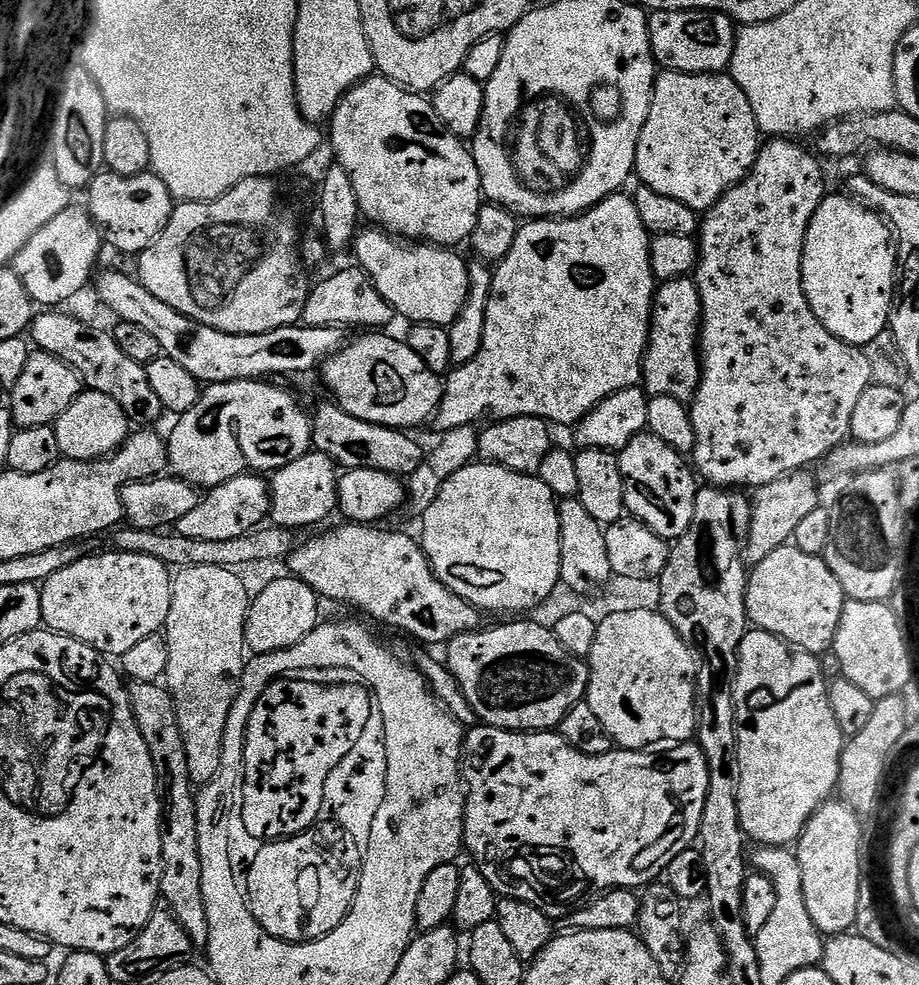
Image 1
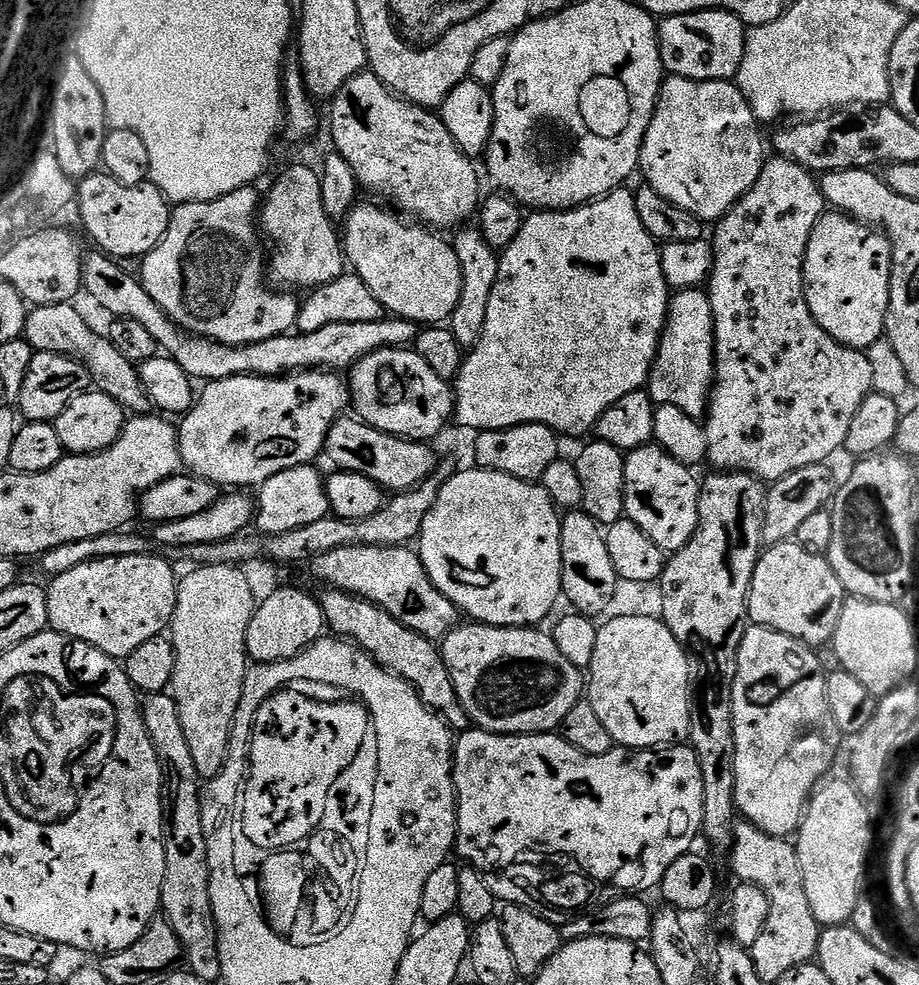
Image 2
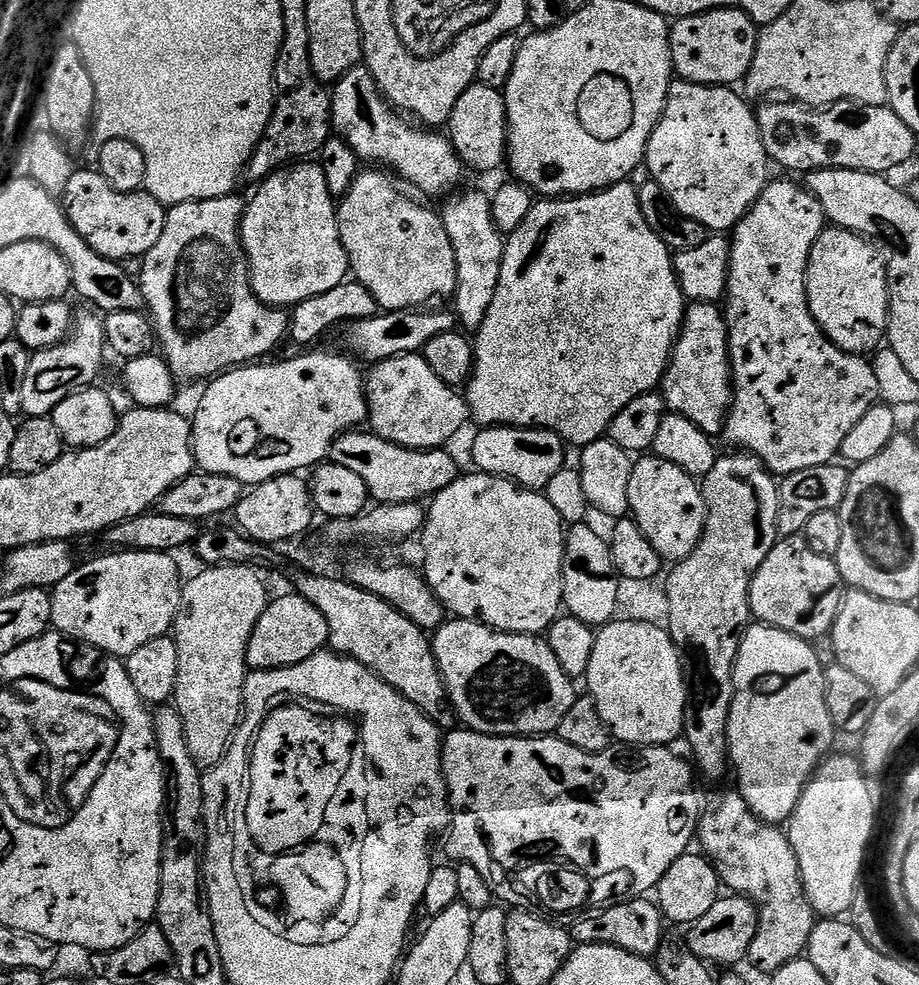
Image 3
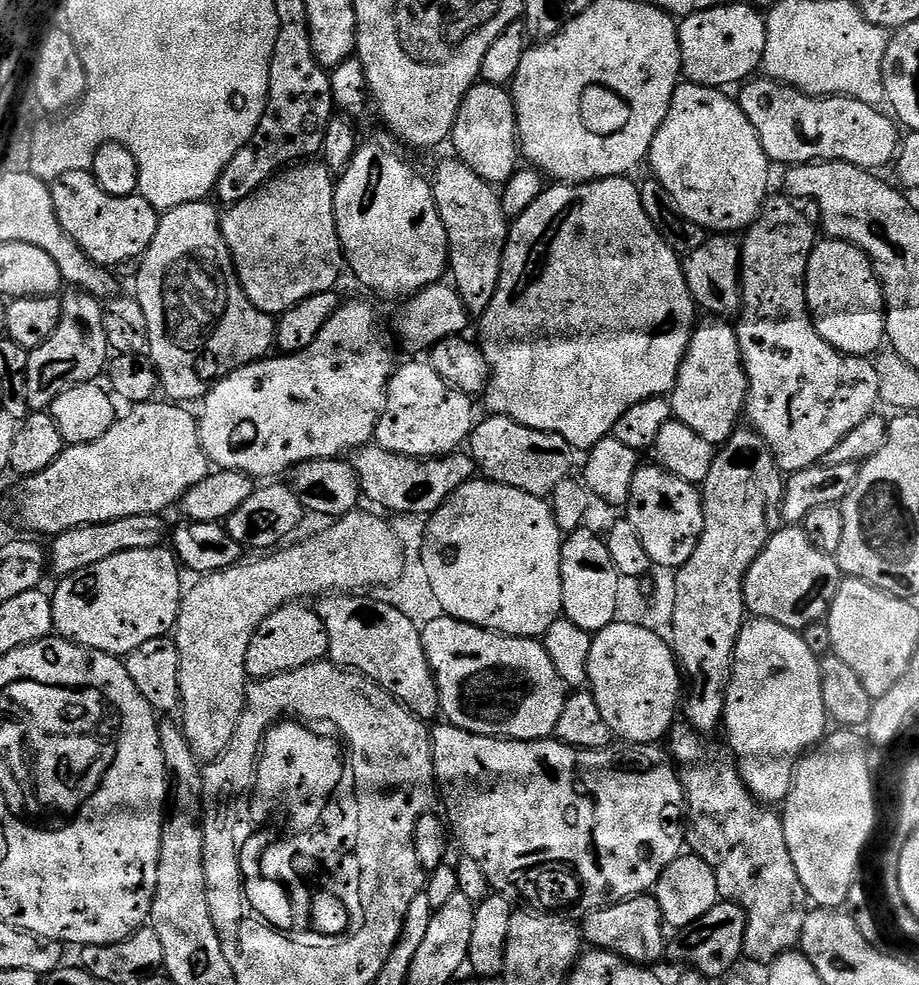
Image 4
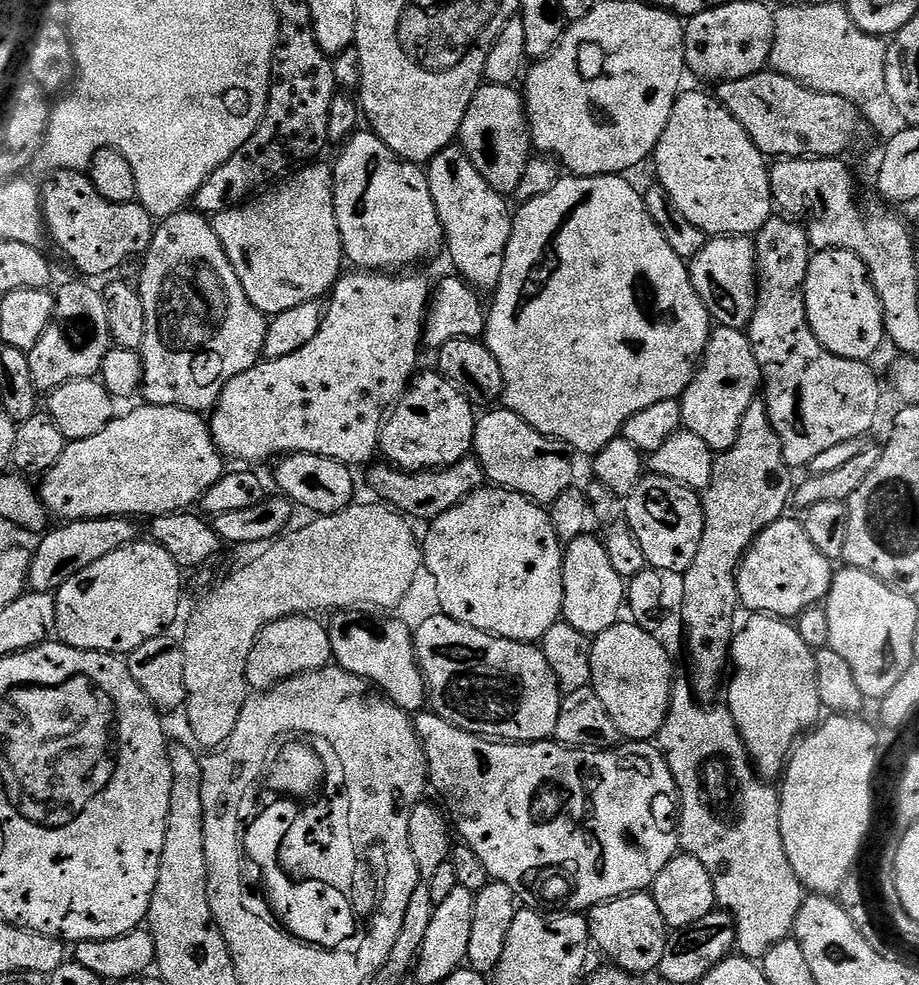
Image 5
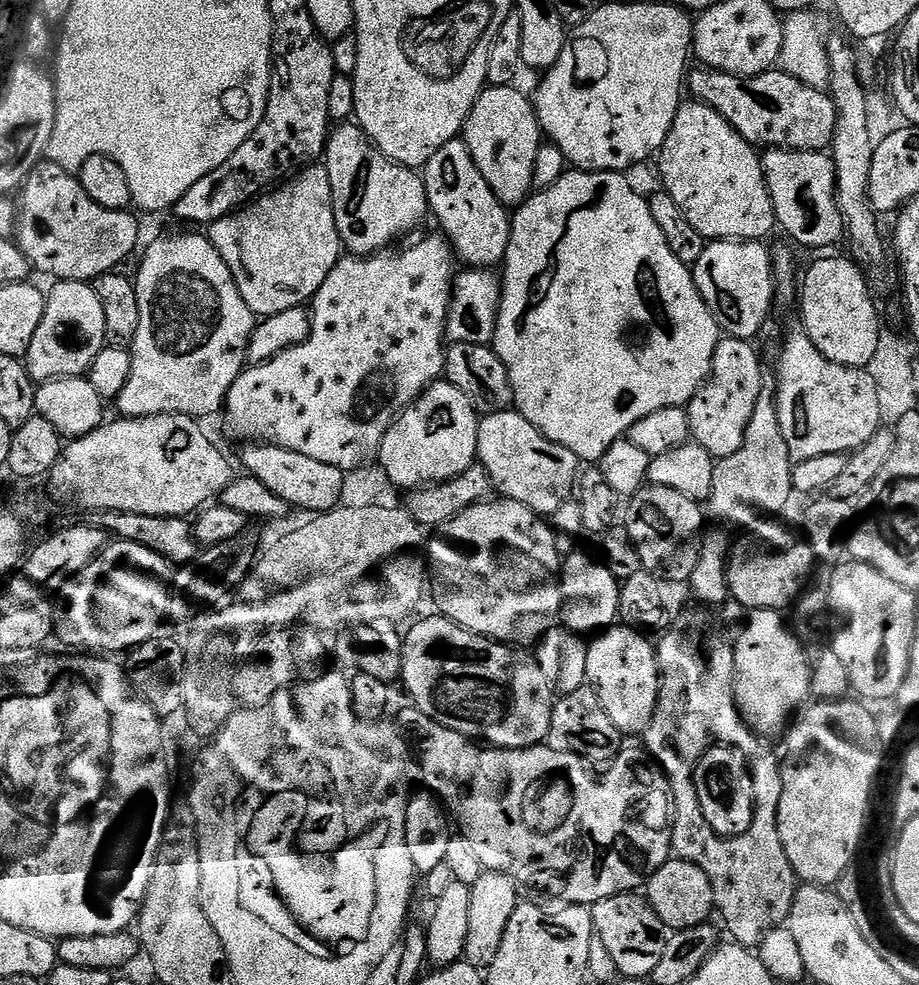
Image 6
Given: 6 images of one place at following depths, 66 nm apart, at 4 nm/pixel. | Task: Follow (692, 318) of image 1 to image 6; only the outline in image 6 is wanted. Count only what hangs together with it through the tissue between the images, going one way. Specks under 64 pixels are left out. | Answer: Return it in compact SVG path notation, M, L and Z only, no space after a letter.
M721 339L714 350L712 374L694 398L686 406L690 418L692 440L712 455L715 461L730 458L746 438L746 426L750 426L750 417L754 414L754 405L758 403L758 394L766 387L764 368L760 365L760 356L756 353L755 343L746 340Z

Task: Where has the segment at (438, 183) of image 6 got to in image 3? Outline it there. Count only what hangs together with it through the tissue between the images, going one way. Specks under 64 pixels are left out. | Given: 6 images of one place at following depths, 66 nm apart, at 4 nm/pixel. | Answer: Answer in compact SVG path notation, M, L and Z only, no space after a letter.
M459 192L447 197L448 205L442 208L442 215L446 234L450 234L450 246L454 246L454 262L458 266L454 315L465 333L475 334L480 331L486 318L486 310L490 310L490 302L494 302L498 278L502 278L506 236L498 230L498 226L494 226L492 202L487 195L483 196L480 192Z

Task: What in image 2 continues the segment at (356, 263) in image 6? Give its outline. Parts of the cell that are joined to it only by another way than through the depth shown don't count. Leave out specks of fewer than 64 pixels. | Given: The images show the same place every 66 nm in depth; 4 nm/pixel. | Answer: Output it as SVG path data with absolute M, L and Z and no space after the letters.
M305 370L295 374L285 374L279 378L275 376L231 376L225 380L213 380L203 385L204 393L195 397L194 403L187 412L183 413L182 419L178 424L178 435L180 437L180 459L183 467L187 469L191 475L200 476L202 479L209 480L210 483L219 486L225 484L236 490L247 489L247 484L259 486L266 483L270 478L274 478L274 474L278 474L282 470L290 470L294 466L302 466L303 464L312 464L315 456L318 457L324 451L324 439L328 437L328 430L333 421L341 419L345 415L344 407L347 409L350 404L350 392L346 387L343 379L339 380L333 373L328 370Z

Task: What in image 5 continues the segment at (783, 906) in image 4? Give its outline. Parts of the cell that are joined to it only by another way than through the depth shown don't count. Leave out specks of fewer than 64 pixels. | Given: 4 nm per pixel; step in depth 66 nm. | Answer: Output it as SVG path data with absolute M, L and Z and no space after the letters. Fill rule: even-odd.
M677 679L672 686L672 701L668 707L666 722L662 722L658 747L666 758L670 766L670 774L674 774L676 788L680 791L679 851L698 858L698 862L706 866L706 874L710 874L710 882L714 882L717 905L723 911L731 912L732 917L736 919L735 951L748 960L760 962L768 951L778 946L778 942L787 940L793 935L798 910L802 910L804 905L806 889L801 884L798 874L794 874L794 866L790 866L790 858L786 858L786 846L782 842L780 794L777 785L765 780L753 766L744 739L738 734L738 726L728 707L712 707L716 706L702 706L687 679ZM717 758L727 764L728 771L731 773L731 783L734 785L736 821L733 824L719 820L712 813L713 805L706 799L702 769L708 761Z

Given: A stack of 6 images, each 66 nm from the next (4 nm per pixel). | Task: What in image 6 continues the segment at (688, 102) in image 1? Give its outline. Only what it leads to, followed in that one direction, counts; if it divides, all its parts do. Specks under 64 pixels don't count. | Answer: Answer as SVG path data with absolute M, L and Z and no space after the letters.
M699 102L681 103L678 114L674 118L674 126L670 126L670 134L666 134L666 142L659 150L658 161L660 160L660 176L664 179L662 184L663 191L670 194L670 198L674 198L674 202L678 202L682 214L686 214L686 218L690 221L690 226L694 226L694 230L698 230L698 234L702 234L705 241L714 240L758 240L763 241L764 236L768 236L772 232L772 228L777 227L776 215L774 214L774 206L772 199L768 193L768 187L764 181L764 171L760 165L761 153L750 143L746 142L746 138L742 138L742 134L738 134L738 130L734 130L734 126L730 126L730 122L726 122L726 118L722 118L722 114L718 114L718 110L714 110L710 106Z

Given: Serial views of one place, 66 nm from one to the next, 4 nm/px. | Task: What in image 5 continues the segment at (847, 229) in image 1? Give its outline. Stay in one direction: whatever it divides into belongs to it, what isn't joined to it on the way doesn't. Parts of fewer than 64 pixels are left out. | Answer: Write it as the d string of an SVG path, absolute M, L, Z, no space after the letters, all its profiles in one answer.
M819 249L809 259L804 283L804 301L810 330L830 354L838 358L871 361L872 355L886 344L884 308L876 287L868 279L868 268L851 250Z

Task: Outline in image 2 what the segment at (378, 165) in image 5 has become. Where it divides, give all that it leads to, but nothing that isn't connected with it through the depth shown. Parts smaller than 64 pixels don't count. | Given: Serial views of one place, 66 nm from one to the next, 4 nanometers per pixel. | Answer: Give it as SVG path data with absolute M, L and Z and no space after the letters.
M357 203L343 221L342 247L351 271L366 282L370 294L382 302L385 313L402 320L412 320L418 326L440 326L451 321L454 306L458 306L458 298L462 298L462 266L458 266L458 254L451 243L440 237L443 235L423 223L411 223L399 220L394 213L376 204Z

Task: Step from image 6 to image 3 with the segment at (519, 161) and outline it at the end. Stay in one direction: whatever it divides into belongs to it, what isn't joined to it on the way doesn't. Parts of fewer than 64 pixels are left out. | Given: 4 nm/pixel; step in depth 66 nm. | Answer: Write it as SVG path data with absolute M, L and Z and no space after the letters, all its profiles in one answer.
M474 83L464 91L462 98L454 102L454 110L446 125L446 135L452 142L452 149L459 156L461 165L473 168L476 172L492 172L506 160L508 144L508 115L504 106L504 93L501 89L491 88L482 83Z

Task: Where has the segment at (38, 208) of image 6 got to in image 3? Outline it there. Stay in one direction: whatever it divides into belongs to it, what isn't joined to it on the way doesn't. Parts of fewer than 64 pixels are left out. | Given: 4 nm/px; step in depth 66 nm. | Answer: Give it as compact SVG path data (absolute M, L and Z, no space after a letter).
M99 170L92 172L73 171L66 182L62 193L64 213L69 222L86 238L88 245L99 256L105 256L117 262L129 262L135 258L143 258L162 238L162 230L168 217L165 205L158 202L146 190L138 192L119 192L102 178Z

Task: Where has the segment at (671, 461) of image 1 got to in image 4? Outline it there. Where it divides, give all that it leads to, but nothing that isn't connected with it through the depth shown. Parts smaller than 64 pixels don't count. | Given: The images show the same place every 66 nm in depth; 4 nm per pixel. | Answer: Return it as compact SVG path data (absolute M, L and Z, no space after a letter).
M637 467L634 482L630 482L626 519L634 530L638 530L638 538L642 538L642 546L646 546L646 554L650 554L655 567L678 570L690 562L690 554L694 554L704 529L702 492L697 485L670 474L662 467L651 467Z

